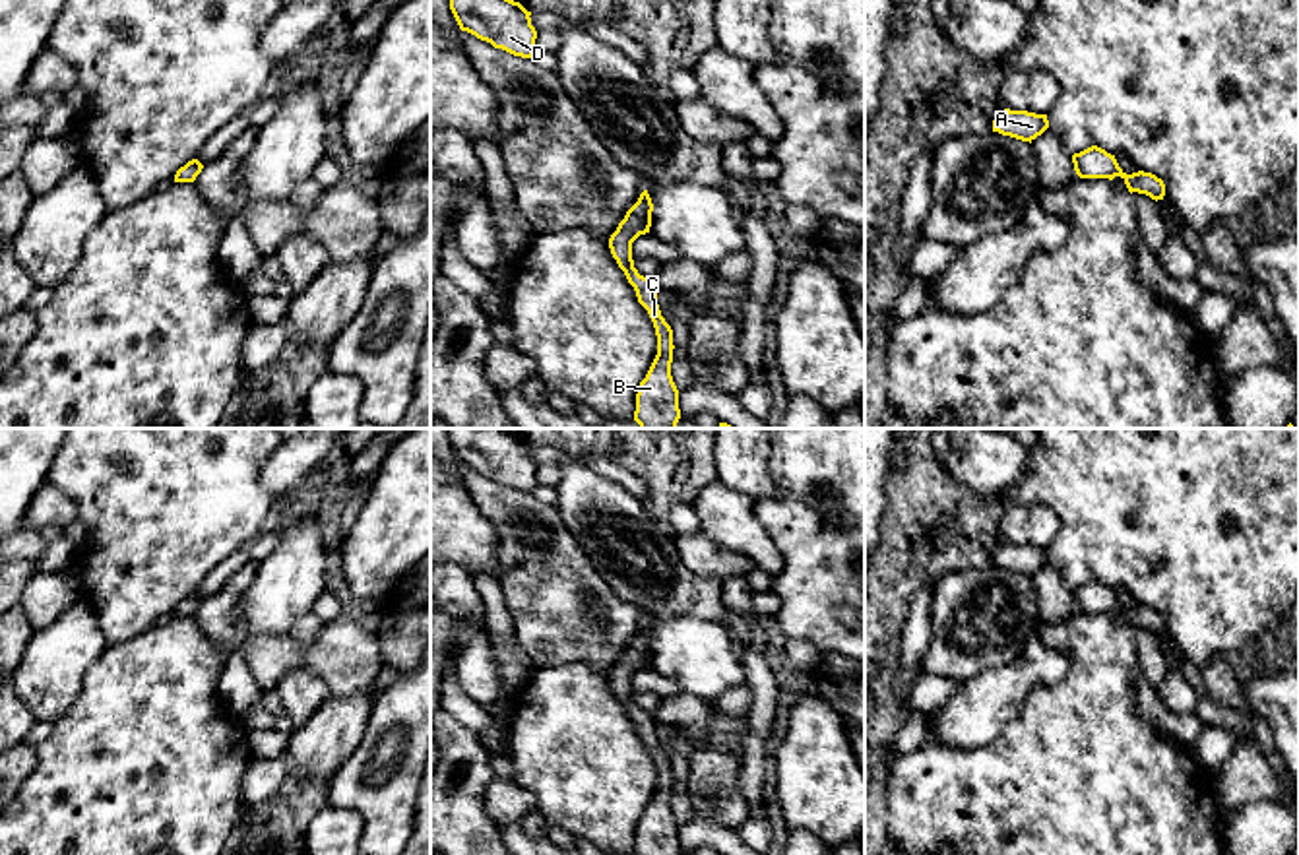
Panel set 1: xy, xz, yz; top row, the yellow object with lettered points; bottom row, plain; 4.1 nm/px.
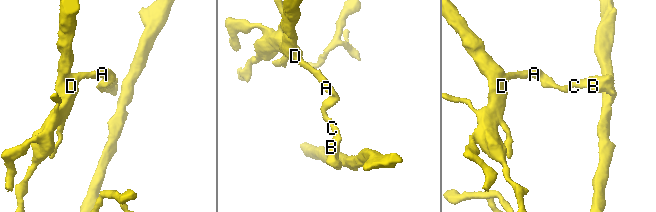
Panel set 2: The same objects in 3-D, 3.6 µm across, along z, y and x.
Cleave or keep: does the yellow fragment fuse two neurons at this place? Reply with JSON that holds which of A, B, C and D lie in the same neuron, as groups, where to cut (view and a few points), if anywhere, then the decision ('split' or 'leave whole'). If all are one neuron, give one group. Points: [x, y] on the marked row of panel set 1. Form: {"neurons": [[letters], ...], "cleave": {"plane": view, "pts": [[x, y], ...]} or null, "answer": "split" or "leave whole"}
{"neurons": [["A", "D"], ["B", "C"]], "cleave": {"plane": "xz", "pts": [[631, 254], [617, 260]]}, "answer": "split"}

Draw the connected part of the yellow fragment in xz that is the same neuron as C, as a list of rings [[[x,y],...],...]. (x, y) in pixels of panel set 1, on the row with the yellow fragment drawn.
[[[632,256],[620,258],[617,264],[634,287],[638,302],[648,310],[657,335],[657,355],[638,386],[634,421],[640,428],[677,428],[681,409],[679,390],[671,376],[673,330],[661,316],[653,279],[638,273]]]

